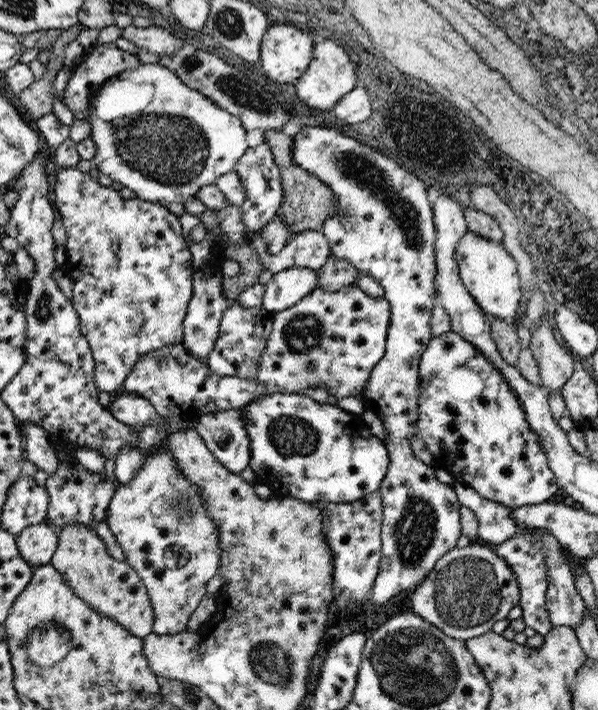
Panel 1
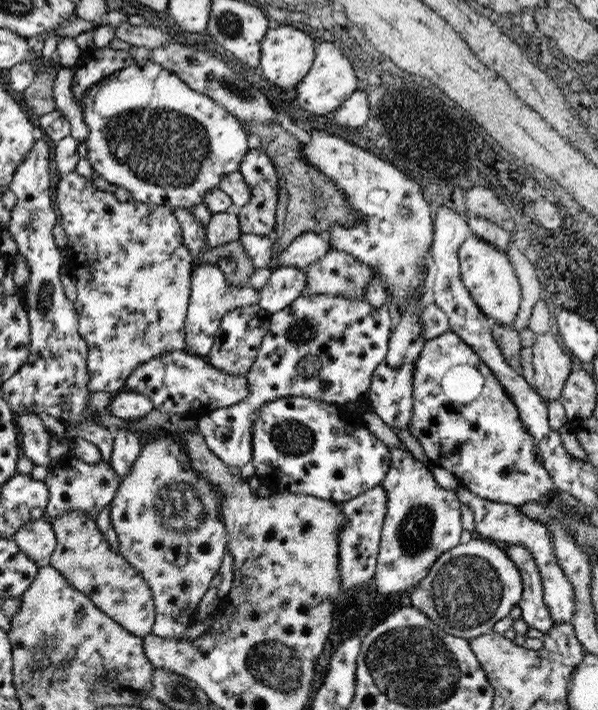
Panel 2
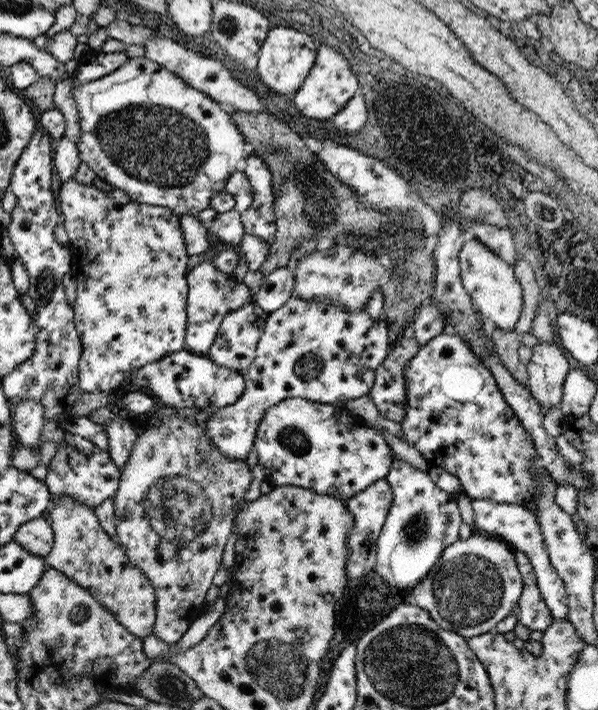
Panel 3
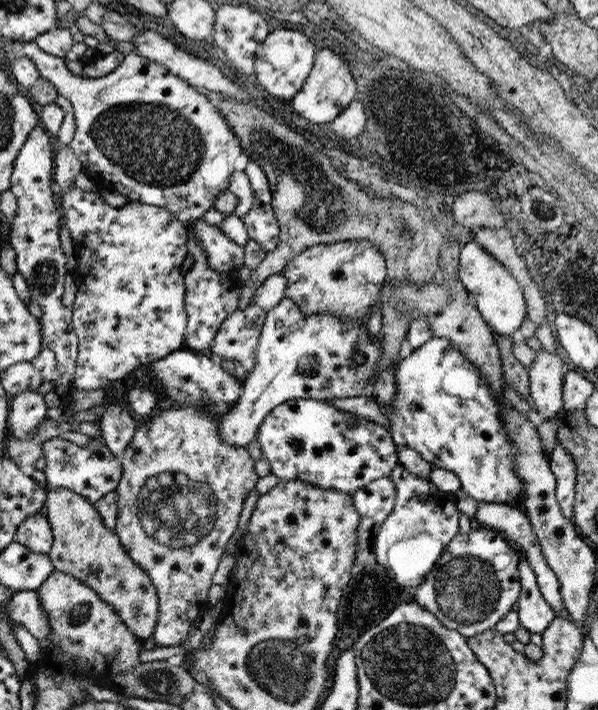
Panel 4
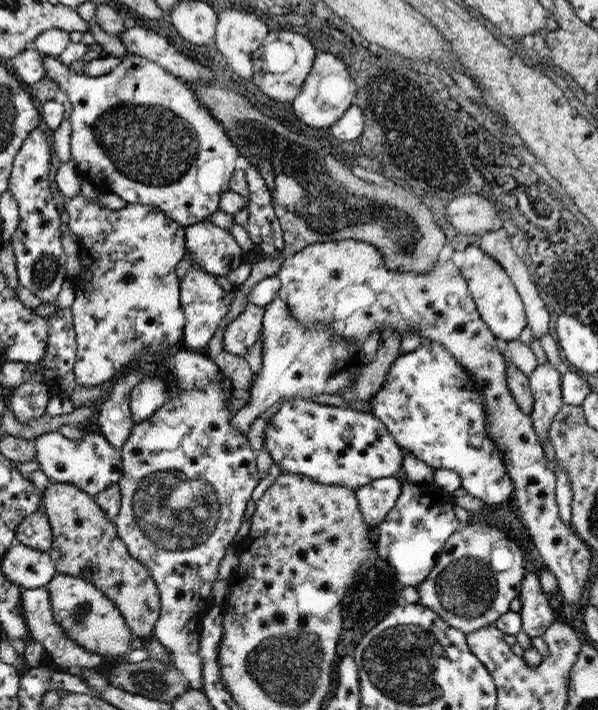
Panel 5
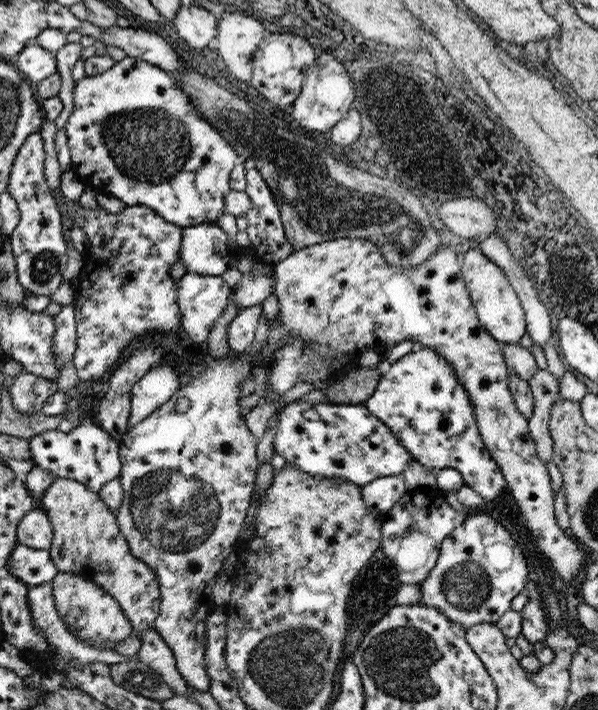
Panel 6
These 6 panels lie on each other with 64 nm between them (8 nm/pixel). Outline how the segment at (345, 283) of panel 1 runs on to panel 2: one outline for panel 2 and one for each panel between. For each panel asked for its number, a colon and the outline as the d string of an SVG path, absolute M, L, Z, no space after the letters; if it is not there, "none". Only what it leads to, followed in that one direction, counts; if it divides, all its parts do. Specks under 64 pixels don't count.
2: M327 250L327 254L315 264L303 268L307 284L301 296L343 296L349 300L361 300L365 294L365 284L377 276L365 264L359 264L355 256Z

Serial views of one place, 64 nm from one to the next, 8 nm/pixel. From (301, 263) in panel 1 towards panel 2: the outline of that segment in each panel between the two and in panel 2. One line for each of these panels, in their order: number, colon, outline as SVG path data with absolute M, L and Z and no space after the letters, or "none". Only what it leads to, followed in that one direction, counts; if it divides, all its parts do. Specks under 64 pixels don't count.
2: M307 232L303 236L299 236L299 240L295 240L291 244L291 248L285 248L277 258L275 258L275 266L271 266L273 260L273 238L265 236L241 236L239 238L241 248L245 250L245 254L249 254L249 258L253 260L255 268L307 268L311 264L315 264L315 260L323 258L327 254L327 250L331 248L327 244L325 236L317 236L313 232Z

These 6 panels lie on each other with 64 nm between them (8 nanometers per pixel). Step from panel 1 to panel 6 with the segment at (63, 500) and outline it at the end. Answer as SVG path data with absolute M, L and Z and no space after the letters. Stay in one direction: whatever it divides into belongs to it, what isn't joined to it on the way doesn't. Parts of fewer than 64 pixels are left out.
M83 418L71 432L47 430L43 434L37 434L29 442L29 450L31 450L31 462L35 466L47 470L55 478L77 480L95 494L101 490L105 482L121 476L119 444L101 426L95 426L89 418Z

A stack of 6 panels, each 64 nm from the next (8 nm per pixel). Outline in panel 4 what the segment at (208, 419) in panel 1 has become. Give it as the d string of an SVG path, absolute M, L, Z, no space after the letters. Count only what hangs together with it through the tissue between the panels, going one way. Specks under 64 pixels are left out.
M283 298L277 308L267 310L261 336L257 340L255 348L255 366L247 372L247 378L243 380L243 394L235 402L233 408L223 412L217 418L217 432L221 440L229 446L241 446L247 448L251 438L257 436L259 426L263 424L263 418L275 410L279 404L285 404L287 400L317 400L317 402L329 402L329 398L351 398L351 396L365 396L367 386L371 384L371 374L383 354L381 336L377 342L369 340L367 324L355 324L355 322L343 322L337 316L331 314L309 314L303 316L303 310L299 304Z

